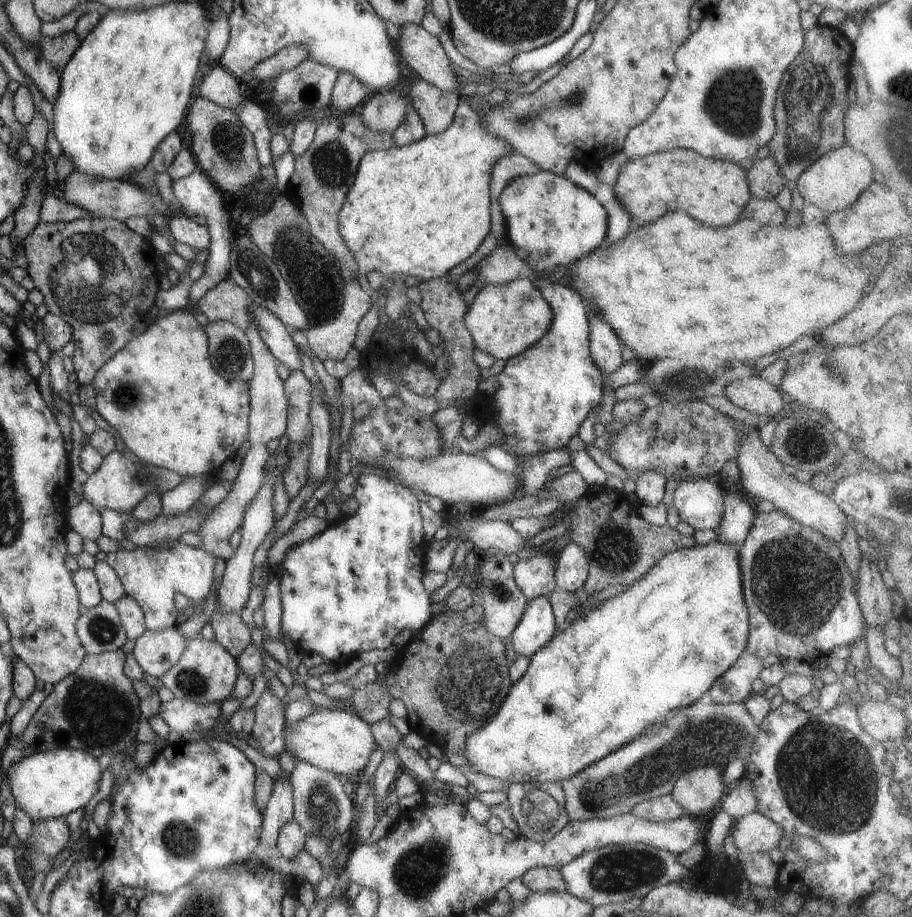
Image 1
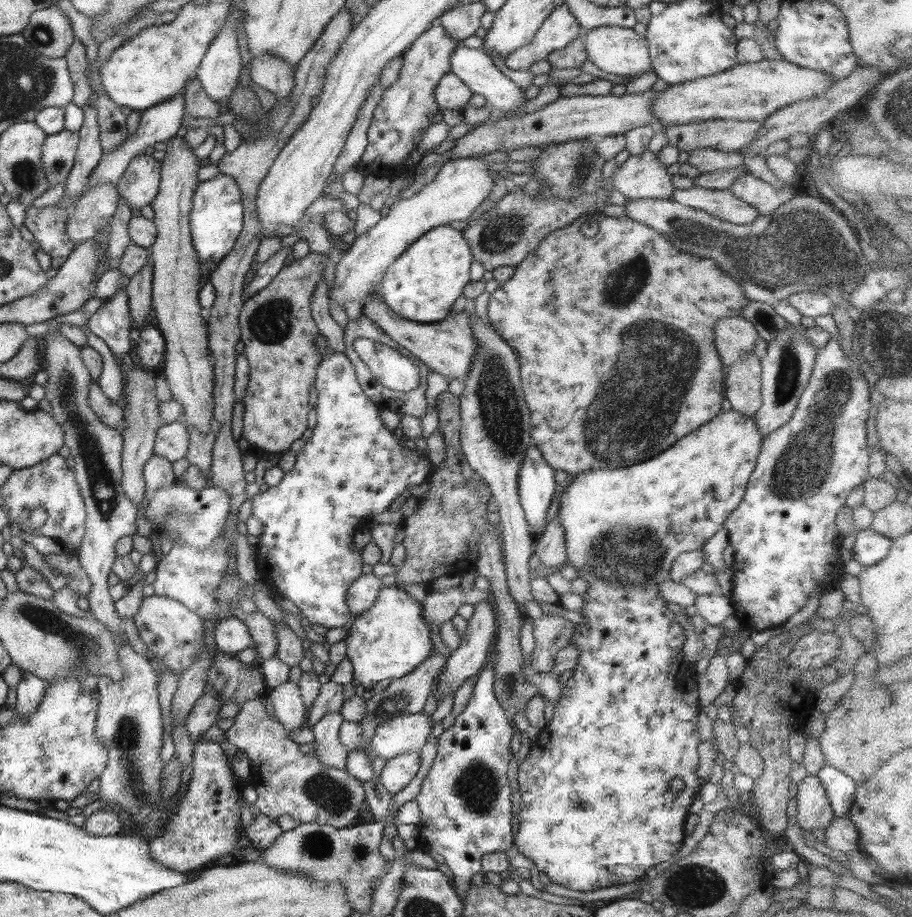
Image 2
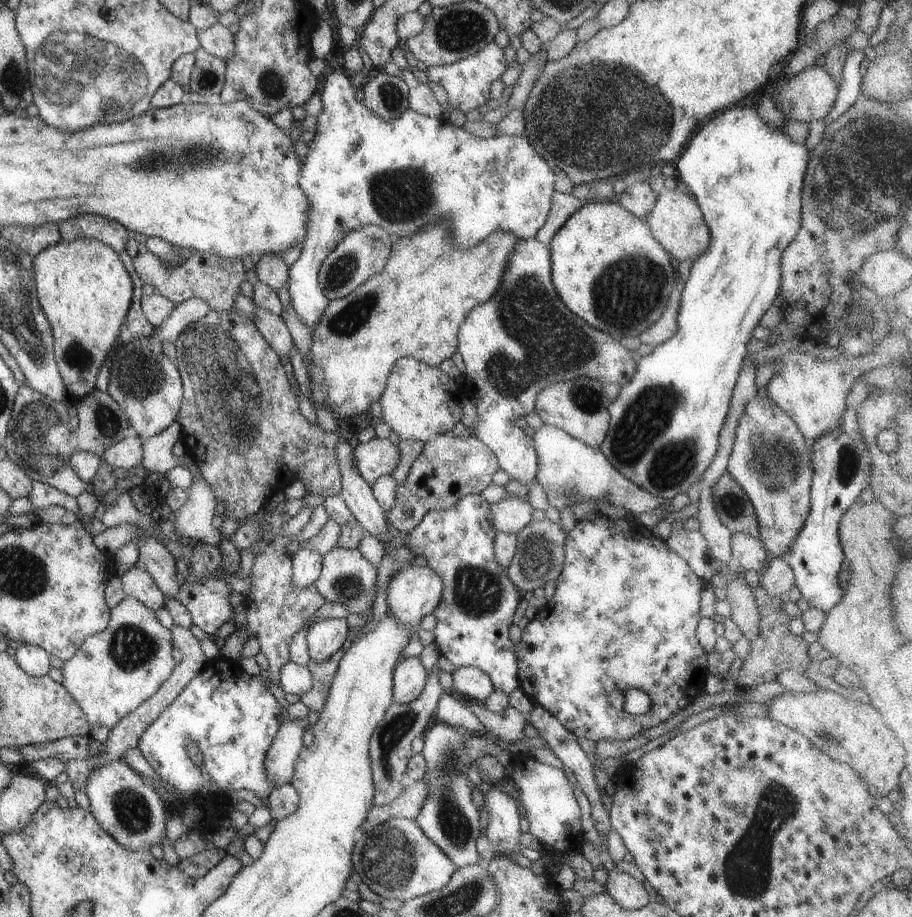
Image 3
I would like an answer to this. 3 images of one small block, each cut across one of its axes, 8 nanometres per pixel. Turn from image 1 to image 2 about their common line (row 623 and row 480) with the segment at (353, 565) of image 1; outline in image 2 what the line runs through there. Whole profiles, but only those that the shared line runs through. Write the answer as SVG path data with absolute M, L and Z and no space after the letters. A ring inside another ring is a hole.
M328 353L319 362L314 377L317 391L317 423L301 451L295 455L290 471L275 487L251 497L250 516L261 524L262 532L256 551L260 579L271 584L277 595L284 596L307 618L310 624L323 628L341 628L351 618L345 606L347 587L361 575L359 549L351 549L351 536L363 537L375 514L385 512L394 499L405 494L409 486L427 480L431 464L425 455L417 455L401 447L391 431L383 427L377 408L363 395L356 380L354 367L342 353Z

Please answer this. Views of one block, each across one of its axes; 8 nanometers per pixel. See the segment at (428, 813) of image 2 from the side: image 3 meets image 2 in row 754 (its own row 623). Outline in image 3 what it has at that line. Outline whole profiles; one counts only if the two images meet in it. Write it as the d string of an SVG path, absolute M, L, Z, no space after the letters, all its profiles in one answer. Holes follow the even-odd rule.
M478 493L461 497L455 504L445 509L427 511L421 520L405 535L404 544L414 556L425 558L426 566L436 572L442 582L439 602L431 614L436 618L432 628L434 644L439 654L453 666L475 667L487 674L493 691L508 695L518 686L514 645L507 637L507 629L512 624L513 612L520 602L516 586L507 578L505 569L497 564L494 557L494 536L497 530L490 521L490 508Z

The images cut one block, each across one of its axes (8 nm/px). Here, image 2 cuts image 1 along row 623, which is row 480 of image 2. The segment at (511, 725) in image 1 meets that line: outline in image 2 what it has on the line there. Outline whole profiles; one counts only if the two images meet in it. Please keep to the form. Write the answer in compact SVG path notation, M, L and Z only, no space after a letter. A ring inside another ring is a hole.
M729 410L720 411L709 422L693 430L691 434L679 438L673 446L657 454L647 462L639 462L633 466L623 468L597 468L585 470L571 476L565 482L567 490L563 492L557 512L557 521L563 527L565 537L566 560L577 571L578 578L585 585L581 593L583 605L581 614L584 622L574 625L574 634L569 645L577 647L579 658L577 664L566 674L561 694L554 704L552 718L549 724L541 728L523 762L518 764L517 784L520 792L520 806L517 812L518 828L512 843L517 851L529 859L538 873L545 873L551 883L561 885L572 891L595 891L618 885L626 885L635 880L642 879L649 868L668 861L679 851L684 840L684 824L688 810L697 792L697 748L701 739L697 733L697 715L699 714L699 698L697 696L697 675L694 666L683 660L676 660L681 650L685 635L683 629L676 622L675 611L666 608L667 602L659 596L659 585L669 581L671 563L681 553L700 549L713 534L722 528L723 522L729 513L735 510L743 499L749 475L756 464L756 458L763 440L759 434L754 418L748 418L743 413ZM679 778L683 782L683 789L672 792L669 780Z

